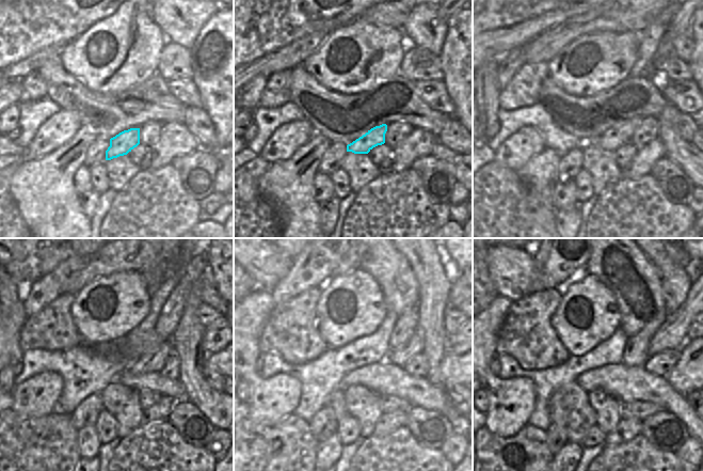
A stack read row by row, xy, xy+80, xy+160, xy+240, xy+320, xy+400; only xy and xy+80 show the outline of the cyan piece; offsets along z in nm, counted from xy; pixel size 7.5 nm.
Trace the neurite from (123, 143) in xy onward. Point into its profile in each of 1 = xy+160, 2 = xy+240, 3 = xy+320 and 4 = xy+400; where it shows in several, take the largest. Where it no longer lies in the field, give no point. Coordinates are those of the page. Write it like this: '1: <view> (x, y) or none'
1: xy+160 (619, 135)
2: xy+240 (153, 361)
3: xy+320 (399, 356)
4: xy+400 (672, 333)

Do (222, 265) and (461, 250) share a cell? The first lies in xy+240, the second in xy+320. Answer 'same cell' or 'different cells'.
same cell

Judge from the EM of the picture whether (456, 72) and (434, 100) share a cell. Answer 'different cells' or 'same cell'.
different cells

